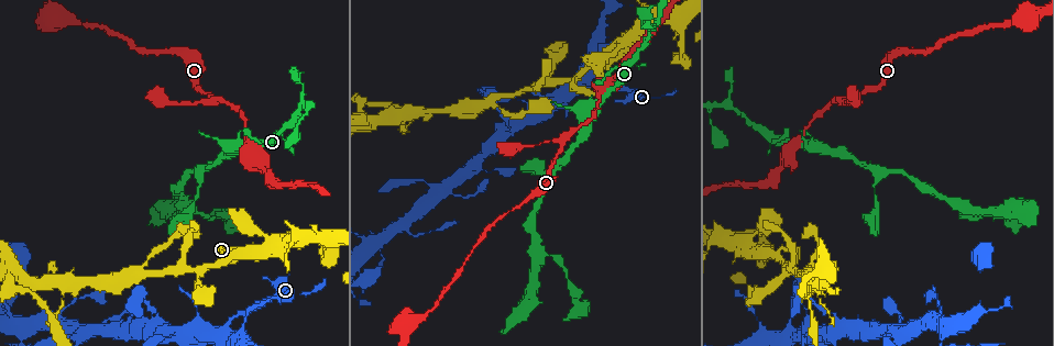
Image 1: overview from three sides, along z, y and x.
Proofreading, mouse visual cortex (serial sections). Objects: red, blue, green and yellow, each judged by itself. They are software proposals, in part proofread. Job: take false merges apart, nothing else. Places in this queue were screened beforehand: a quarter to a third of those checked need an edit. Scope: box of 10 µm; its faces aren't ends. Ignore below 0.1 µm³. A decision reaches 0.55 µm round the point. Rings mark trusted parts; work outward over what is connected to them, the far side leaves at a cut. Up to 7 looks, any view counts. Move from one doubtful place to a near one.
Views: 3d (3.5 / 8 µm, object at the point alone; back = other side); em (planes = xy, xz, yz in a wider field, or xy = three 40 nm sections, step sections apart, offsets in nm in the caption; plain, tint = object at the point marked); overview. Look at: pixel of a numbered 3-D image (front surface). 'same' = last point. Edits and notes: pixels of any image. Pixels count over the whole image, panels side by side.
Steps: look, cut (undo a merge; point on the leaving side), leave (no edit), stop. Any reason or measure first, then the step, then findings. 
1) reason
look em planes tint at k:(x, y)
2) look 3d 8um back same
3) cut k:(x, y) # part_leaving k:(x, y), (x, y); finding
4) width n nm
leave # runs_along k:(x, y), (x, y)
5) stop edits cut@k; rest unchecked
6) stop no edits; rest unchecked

narrows sharply
look 3d 8um at 1:(210, 97)

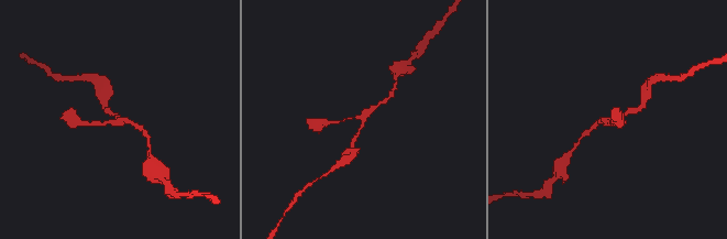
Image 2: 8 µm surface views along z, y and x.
arms 3; arm_widths 100, 150, 200 nm; shape alone is not enough
look em xy step 5 tint same

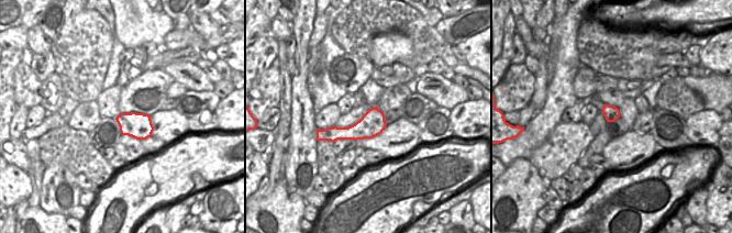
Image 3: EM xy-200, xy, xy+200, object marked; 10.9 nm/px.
leave # continuous, no second cell

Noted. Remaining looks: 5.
look 3d 3.5um at 1:(538, 198)

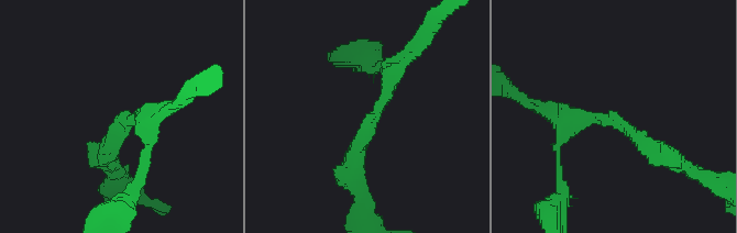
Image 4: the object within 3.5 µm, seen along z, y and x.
look em xy step 1 tint at 4:(121, 124)

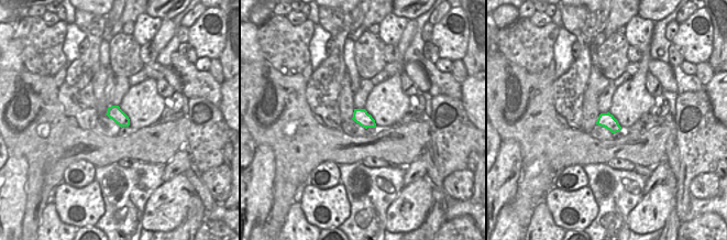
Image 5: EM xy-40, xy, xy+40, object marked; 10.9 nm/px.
width 170 nm
leave # runs_along 4:(400, 62), (356, 148), (356, 177); all the same cell

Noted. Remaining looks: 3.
look 3d 8um at 1:(229, 325)

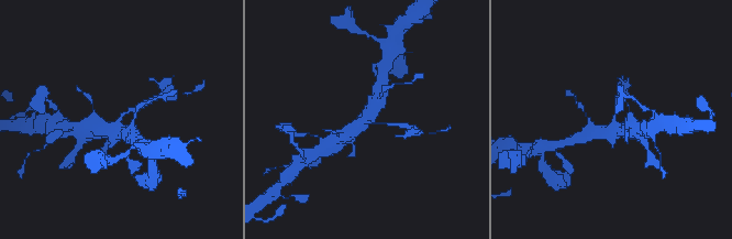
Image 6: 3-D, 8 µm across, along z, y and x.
arms 3; arm_widths 150, 450, 500 nm
look em xy step 2 tint same

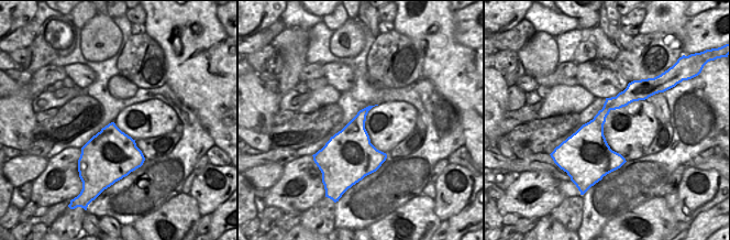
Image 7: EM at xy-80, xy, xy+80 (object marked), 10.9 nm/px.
width 400 nm
leave # runs_along 6:(145, 104), (130, 110), (112, 130), (96, 128); all the same cell

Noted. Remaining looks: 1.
stop no edits; rest unchecked

